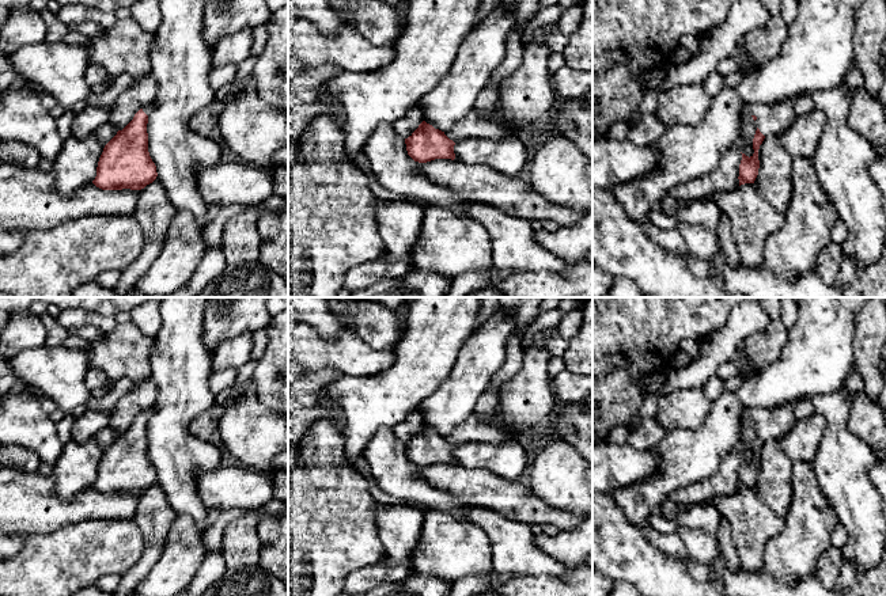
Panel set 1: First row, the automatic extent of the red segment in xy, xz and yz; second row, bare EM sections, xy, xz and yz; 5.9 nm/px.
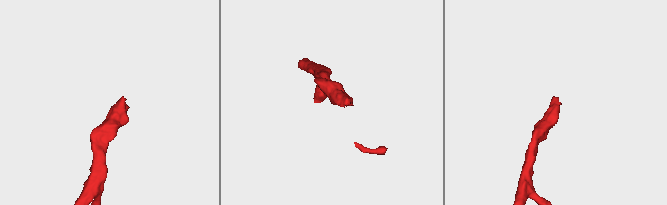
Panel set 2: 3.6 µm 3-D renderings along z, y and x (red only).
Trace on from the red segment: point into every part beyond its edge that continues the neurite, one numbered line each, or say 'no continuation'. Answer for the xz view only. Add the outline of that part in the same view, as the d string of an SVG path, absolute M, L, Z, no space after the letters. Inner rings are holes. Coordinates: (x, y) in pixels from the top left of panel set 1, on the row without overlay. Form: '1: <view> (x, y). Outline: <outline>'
no continuation

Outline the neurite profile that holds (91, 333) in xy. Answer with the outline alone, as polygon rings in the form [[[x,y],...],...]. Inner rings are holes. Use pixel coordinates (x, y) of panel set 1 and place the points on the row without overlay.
[[[83,324],[80,327],[71,329],[69,334],[87,339],[90,342],[95,342],[105,338],[106,330],[96,324]]]

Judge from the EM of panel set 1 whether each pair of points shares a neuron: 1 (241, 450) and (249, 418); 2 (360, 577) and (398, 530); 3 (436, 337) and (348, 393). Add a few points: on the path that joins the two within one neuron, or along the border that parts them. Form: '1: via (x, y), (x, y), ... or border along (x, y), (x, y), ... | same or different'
1: via (246, 441), (249, 439), (249, 426) | same
2: border along (400, 564), (386, 554), (344, 581) | different
3: via (415, 359), (381, 393), (370, 393) | same

